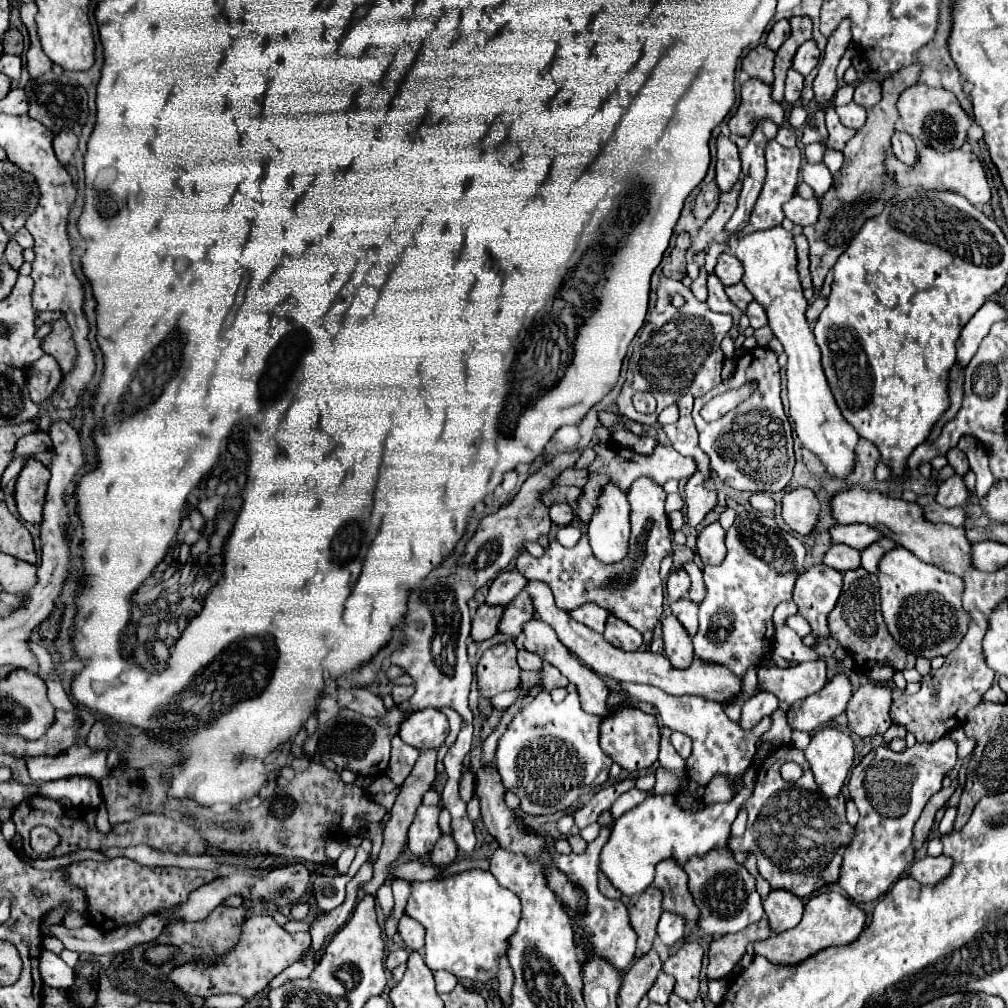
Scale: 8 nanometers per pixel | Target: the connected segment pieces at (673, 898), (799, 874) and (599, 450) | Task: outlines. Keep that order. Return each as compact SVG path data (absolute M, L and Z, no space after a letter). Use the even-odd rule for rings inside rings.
M672 859L656 865L654 885L664 893L662 907L664 911L672 911L684 917L686 931L692 931L698 925L700 911L694 905L694 899L688 891L688 875L686 871Z
M782 745L778 749L774 749L758 767L758 777L756 777L756 785L754 785L754 793L752 797L744 803L746 811L748 811L748 825L746 825L746 833L742 837L730 837L730 847L742 847L736 851L752 851L758 859L756 869L758 873L770 883L772 889L784 889L790 891L798 897L810 897L816 891L832 885L838 881L840 875L840 867L842 867L842 859L844 859L844 851L846 845L850 843L850 839L856 835L856 827L852 827L846 821L846 813L844 813L844 795L840 793L838 797L826 797L814 781L814 775L808 767L808 761L804 759L804 751L792 747L792 745ZM784 761L796 761L802 765L804 775L796 781L796 783L788 783L780 777L780 765Z
M608 441L608 443L596 443L596 445L594 445L594 451L596 451L596 459L594 459L594 463L588 467L588 471L590 471L590 481L584 485L584 495L580 497L578 509L576 509L576 513L578 513L578 517L580 517L580 521L582 521L584 525L590 523L592 513L594 513L594 509L598 507L598 497L600 497L600 493L604 491L604 487L606 487L608 483L614 483L614 485L620 487L620 491L628 493L630 485L632 485L638 477L644 477L644 475L646 475L646 477L652 477L652 475L654 475L654 483L664 485L668 479L680 481L682 477L690 477L692 471L696 471L694 459L682 457L676 449L664 447L664 445L656 447L656 451L654 451L652 455L634 453L634 451L630 451L630 449L624 449L624 447L616 445L616 443L612 443L612 441Z

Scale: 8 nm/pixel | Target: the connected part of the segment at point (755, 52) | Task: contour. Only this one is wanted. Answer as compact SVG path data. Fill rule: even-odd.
M758 45L754 47L744 59L742 59L742 69L754 77L760 79L768 85L772 85L774 81L774 51L770 51L766 45Z

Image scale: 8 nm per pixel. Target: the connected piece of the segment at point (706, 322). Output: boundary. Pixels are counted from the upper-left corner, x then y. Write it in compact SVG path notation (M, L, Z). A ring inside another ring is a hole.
M662 279L656 295L656 307L634 341L636 345L632 359L628 361L626 383L618 395L620 415L642 425L656 425L660 411L668 405L676 405L682 395L690 393L692 397L702 397L722 381L720 369L724 363L724 353L720 349L720 341L732 327L730 315L710 311L708 303L700 303L692 295L690 287L684 287L680 281ZM674 295L684 297L682 307L672 305ZM636 391L650 391L656 397L658 407L654 413L638 413L634 409L632 395Z

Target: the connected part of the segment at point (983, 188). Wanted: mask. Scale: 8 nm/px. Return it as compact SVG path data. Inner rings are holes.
M922 147L918 149L918 159L912 167L906 167L896 155L886 157L884 163L888 167L888 173L894 175L894 183L902 187L924 187L924 189L936 189L936 191L952 191L962 197L966 197L972 205L984 205L990 201L990 187L984 175L984 169L978 161L978 157L964 149L952 149L952 151L938 151L934 147Z

